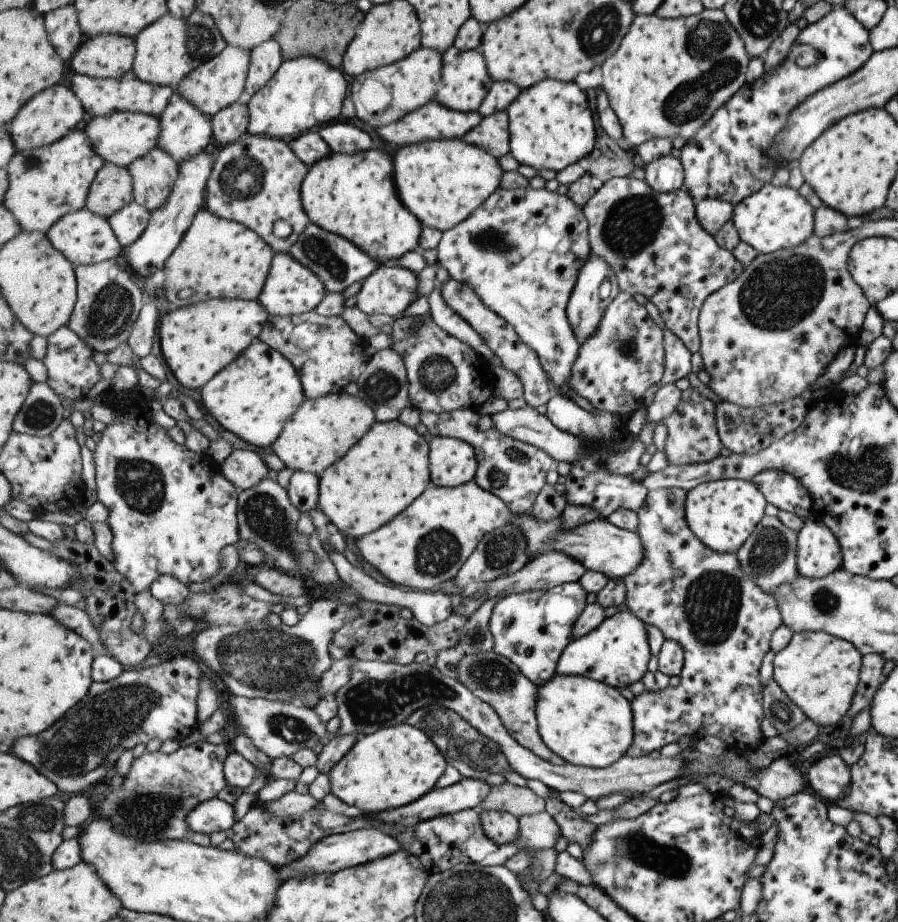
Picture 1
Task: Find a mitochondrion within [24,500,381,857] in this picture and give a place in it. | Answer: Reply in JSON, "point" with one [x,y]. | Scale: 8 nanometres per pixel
{"point":[92,735]}

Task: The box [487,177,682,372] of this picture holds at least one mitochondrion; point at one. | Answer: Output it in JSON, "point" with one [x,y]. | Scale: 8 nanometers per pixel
{"point":[634,223]}

